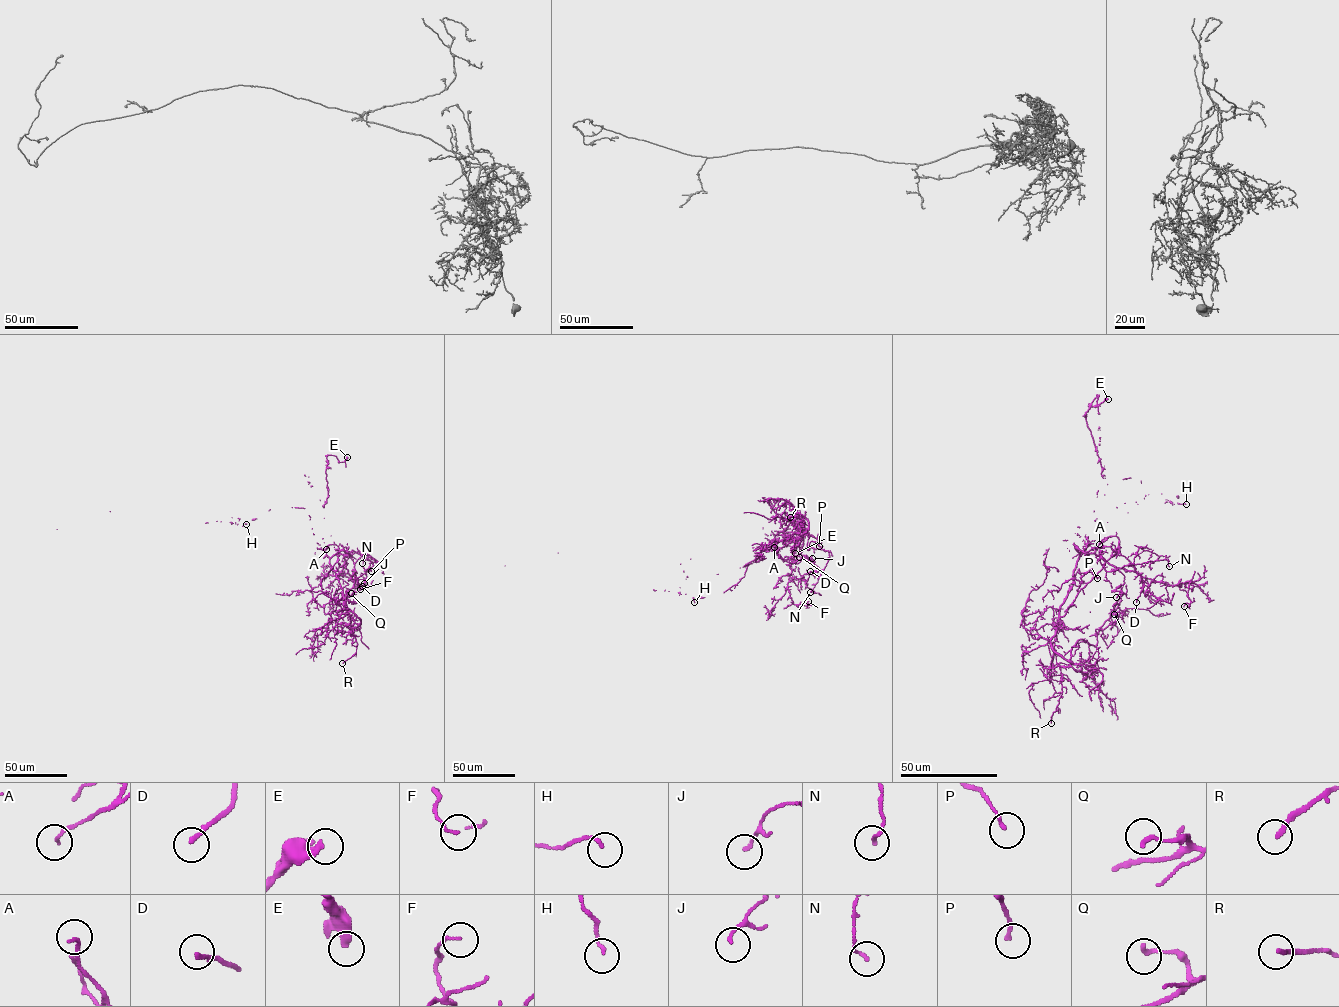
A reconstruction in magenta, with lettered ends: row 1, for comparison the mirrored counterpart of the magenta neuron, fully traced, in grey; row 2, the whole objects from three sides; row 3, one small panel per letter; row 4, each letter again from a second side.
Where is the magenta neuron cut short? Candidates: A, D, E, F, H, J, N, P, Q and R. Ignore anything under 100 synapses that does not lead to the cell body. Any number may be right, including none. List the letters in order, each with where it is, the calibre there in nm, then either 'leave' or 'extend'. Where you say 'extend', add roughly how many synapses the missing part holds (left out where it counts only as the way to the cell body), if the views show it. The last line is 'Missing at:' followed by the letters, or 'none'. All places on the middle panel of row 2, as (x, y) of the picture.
A: (774, 547) | 140 nm | leave
D: (810, 571) | 180 nm | leave
E: (795, 553) | 360 nm | leave
F: (808, 601) | 100 nm | leave
H: (694, 602) | 130 nm | leave
J: (812, 558) | 150 nm | leave
N: (810, 592) | 140 nm | leave
P: (819, 546) | 170 nm | leave
Q: (799, 557) | 200 nm | leave
R: (790, 517) | 200 nm | leave
Missing at: none

